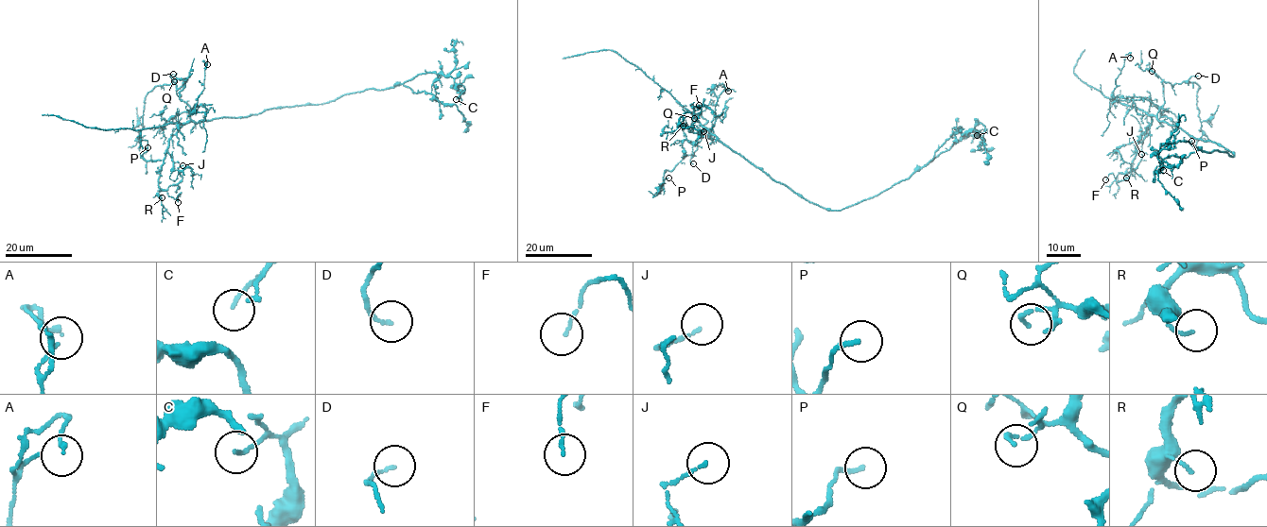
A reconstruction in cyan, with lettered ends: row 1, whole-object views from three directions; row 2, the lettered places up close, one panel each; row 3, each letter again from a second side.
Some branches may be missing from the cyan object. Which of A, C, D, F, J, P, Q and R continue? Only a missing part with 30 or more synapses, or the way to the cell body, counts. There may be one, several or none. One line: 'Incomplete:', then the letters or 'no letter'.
Incomplete: no letter

